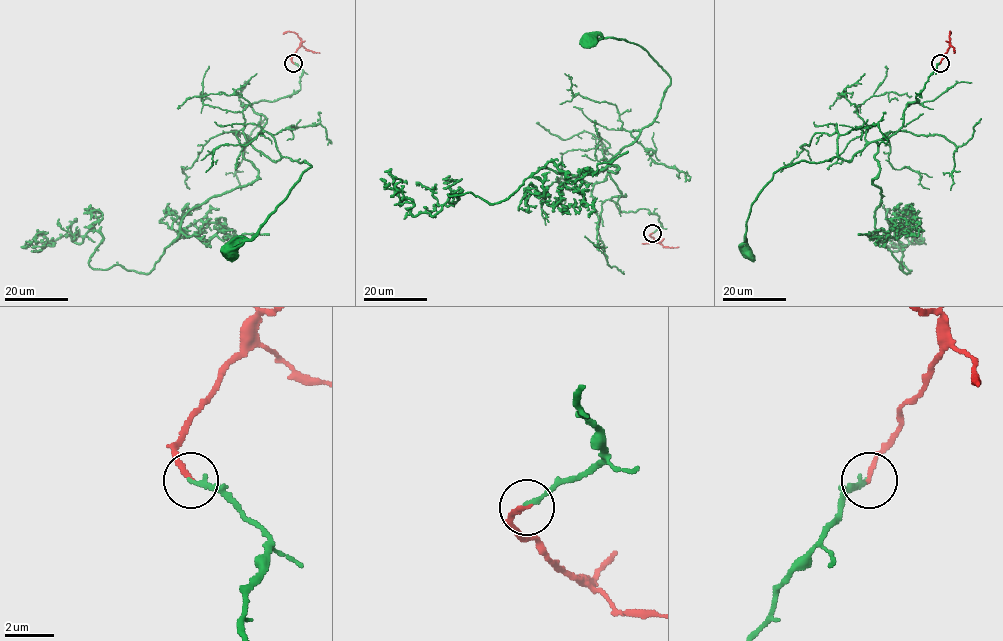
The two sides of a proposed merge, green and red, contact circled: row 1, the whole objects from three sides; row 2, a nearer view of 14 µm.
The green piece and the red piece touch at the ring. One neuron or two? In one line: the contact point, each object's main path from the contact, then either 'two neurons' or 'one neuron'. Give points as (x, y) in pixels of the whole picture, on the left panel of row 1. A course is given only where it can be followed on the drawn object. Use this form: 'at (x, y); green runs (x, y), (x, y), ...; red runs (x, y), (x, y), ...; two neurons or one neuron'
at (293, 63); green runs (293, 63), (300, 89), (253, 103), (266, 123), (249, 142), (275, 161), (311, 166), (229, 251); red runs (293, 63), (291, 58), (301, 39), (294, 32), (283, 34); one neuron

